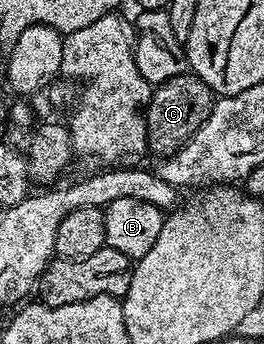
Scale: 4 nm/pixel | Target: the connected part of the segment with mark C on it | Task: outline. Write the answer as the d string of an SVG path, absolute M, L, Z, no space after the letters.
M192 73L176 75L156 84L153 87L153 95L149 98L149 104L145 107L145 147L153 150L157 157L174 155L203 125L203 121L211 117L214 102L215 96L212 89L199 76Z

